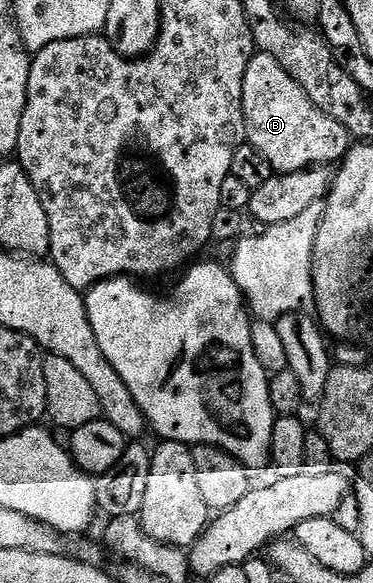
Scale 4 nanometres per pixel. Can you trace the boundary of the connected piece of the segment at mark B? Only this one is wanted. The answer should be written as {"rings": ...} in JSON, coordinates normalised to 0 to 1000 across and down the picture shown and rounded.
{"rings":[[[681,91],[668,99],[662,125],[651,132],[651,194],[665,250],[705,262],[705,269],[716,269],[716,276],[732,285],[735,295],[756,300],[810,293],[826,286],[912,281],[941,250],[936,223],[909,208],[877,201],[866,187],[847,184],[834,166],[823,166],[823,160],[812,160],[802,146],[791,146],[769,118],[759,118],[759,111],[748,111],[748,105],[737,105],[737,98],[724,94]]]}

